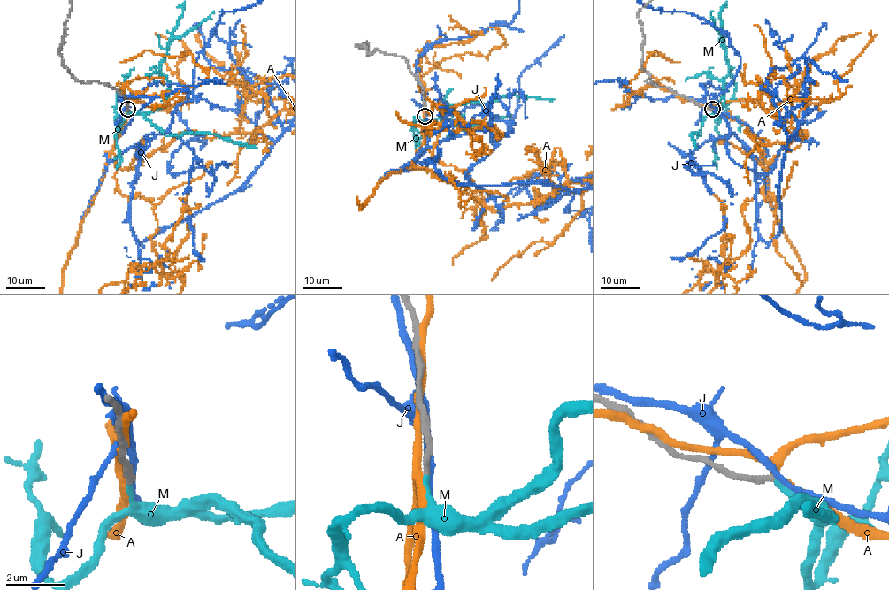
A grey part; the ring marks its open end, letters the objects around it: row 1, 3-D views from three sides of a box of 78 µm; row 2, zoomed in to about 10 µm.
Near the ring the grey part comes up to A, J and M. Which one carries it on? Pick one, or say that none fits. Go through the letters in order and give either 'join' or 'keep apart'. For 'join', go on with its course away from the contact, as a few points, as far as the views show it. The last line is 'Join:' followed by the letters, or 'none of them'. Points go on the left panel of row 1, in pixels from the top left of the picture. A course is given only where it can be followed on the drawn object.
A: keep apart
J: keep apart
M: join; it runs (128, 109), (146, 114), (164, 103), (170, 82), (159, 75), (159, 62), (166, 49), (214, 11)
Join: M

